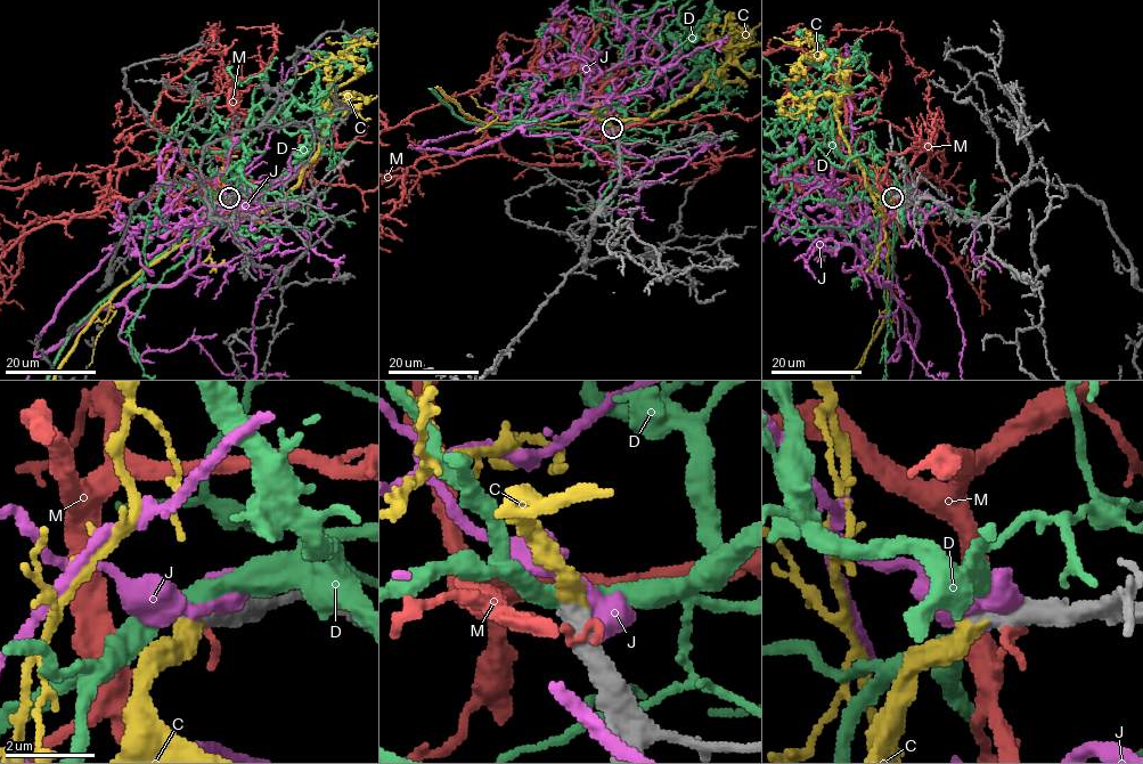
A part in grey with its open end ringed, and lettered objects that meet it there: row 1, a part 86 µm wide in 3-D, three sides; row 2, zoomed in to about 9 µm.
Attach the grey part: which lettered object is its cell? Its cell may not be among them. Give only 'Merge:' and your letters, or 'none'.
Merge: C

